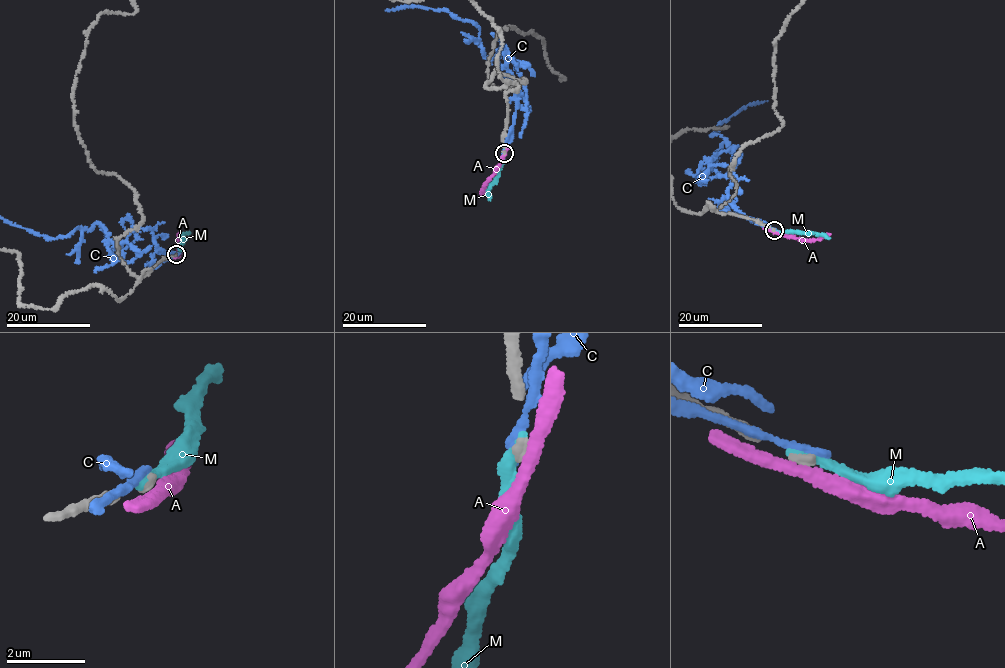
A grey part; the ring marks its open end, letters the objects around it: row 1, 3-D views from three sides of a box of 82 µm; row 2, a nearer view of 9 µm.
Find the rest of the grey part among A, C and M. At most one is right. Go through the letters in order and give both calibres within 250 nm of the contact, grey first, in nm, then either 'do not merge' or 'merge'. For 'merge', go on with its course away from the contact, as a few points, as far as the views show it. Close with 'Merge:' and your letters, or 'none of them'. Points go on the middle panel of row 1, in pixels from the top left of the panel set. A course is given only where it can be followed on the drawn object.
A: calibres 200 and 300 nm; do not merge
C: calibres 200 and 280 nm; do not merge
M: calibres 200 and 280 nm; do not merge
Merge: none of them

